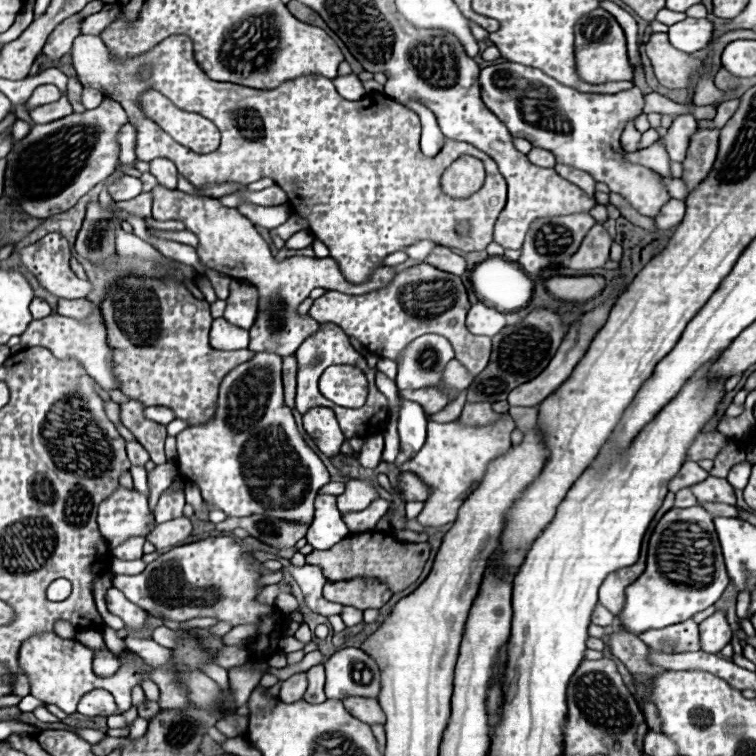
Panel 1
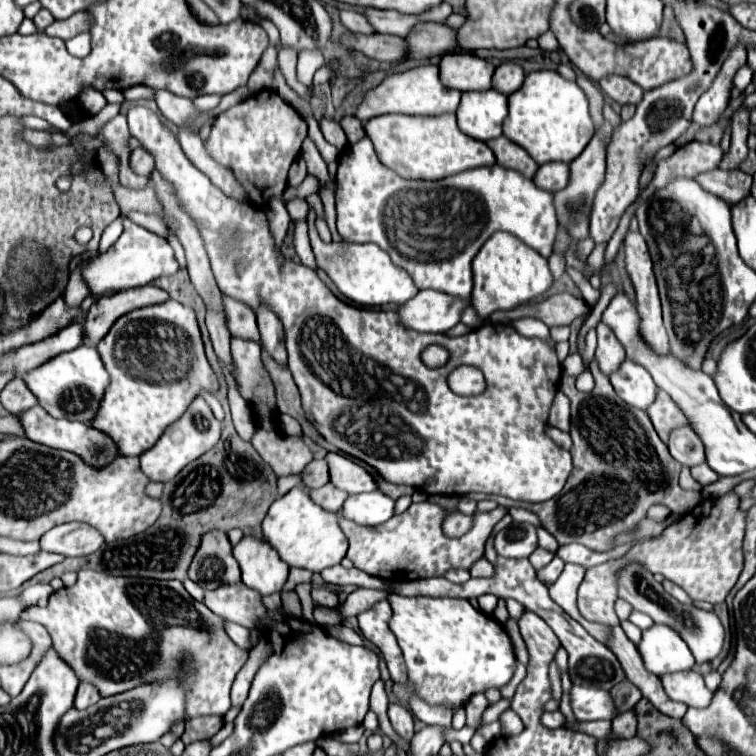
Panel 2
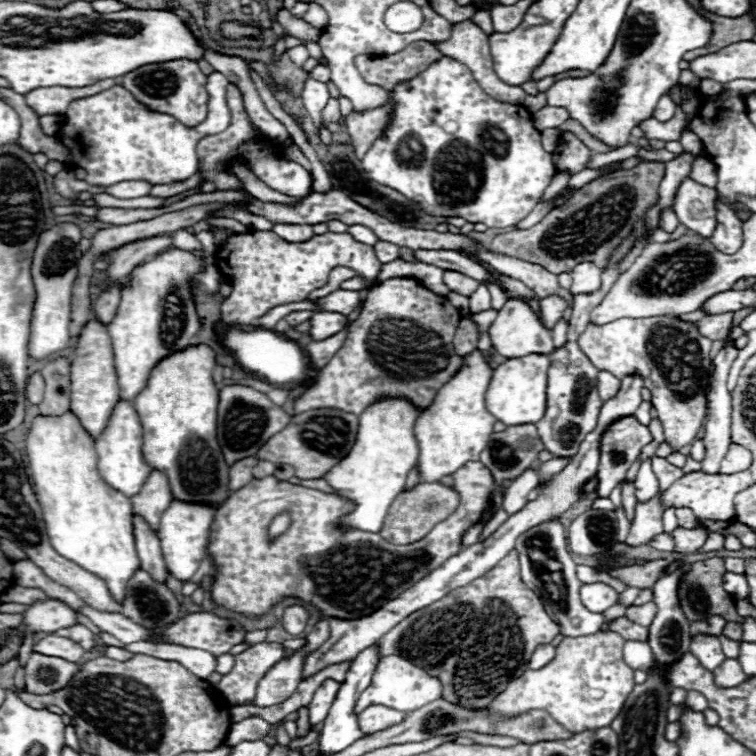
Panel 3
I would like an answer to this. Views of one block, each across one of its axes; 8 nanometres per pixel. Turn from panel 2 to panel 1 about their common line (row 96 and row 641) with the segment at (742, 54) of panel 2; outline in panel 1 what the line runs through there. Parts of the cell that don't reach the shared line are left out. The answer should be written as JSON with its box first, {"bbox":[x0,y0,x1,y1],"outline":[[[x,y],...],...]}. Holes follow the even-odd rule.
{"bbox":[700,610,732,654],"outline":[[[722,610],[700,622],[700,646],[708,654],[718,654],[732,638],[732,630]]]}

